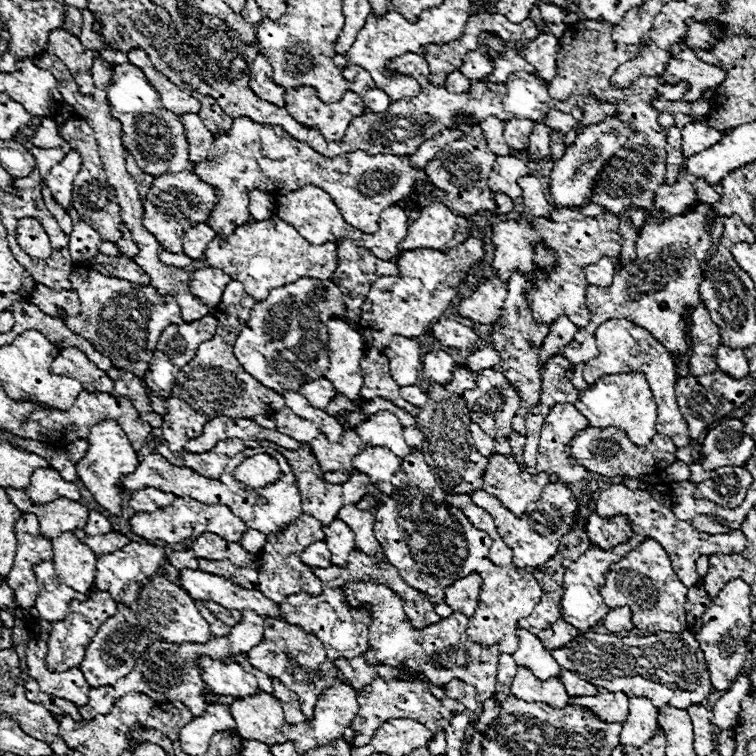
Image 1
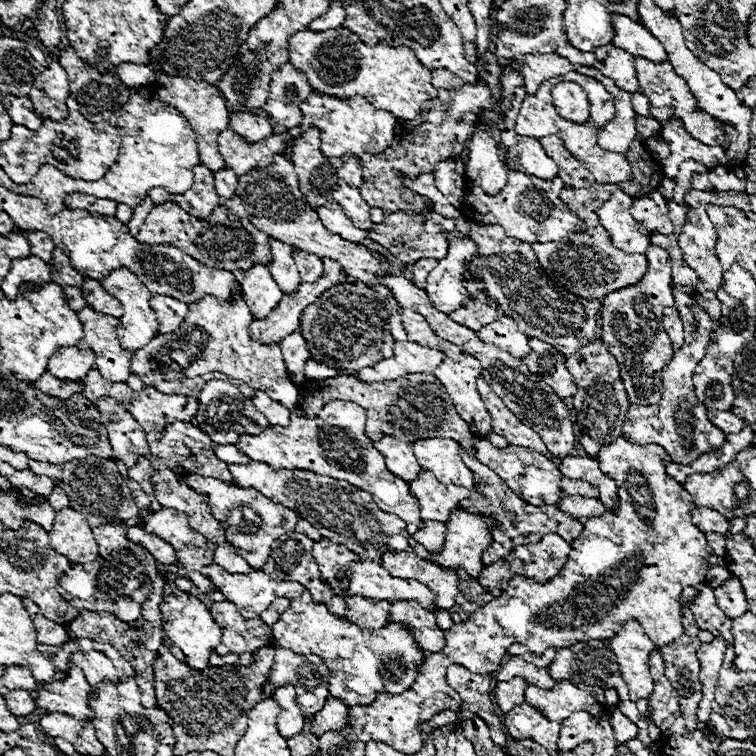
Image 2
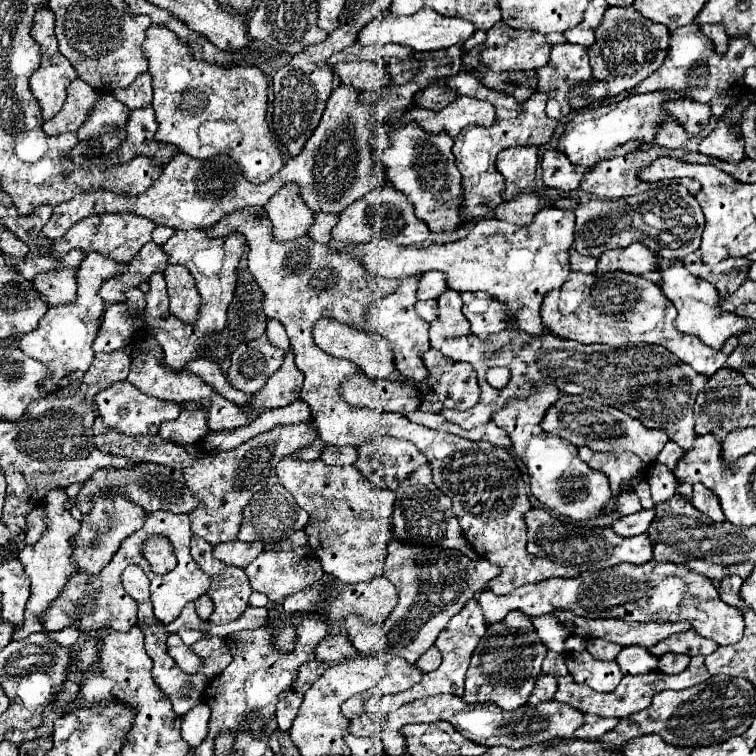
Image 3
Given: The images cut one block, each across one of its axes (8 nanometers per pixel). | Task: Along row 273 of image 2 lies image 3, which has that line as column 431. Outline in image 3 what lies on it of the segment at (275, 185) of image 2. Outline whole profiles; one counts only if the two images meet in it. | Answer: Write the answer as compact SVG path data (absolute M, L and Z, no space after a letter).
M436 348L424 352L428 370L428 388L438 396L444 408L470 410L480 398L476 370L468 362L454 362Z

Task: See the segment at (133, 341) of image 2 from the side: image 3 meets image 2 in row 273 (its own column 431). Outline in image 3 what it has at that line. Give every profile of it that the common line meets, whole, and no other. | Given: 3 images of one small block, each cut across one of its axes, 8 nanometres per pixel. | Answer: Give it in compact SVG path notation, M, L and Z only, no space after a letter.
M460 96L446 108L432 112L432 110L420 110L412 108L412 112L406 114L408 120L398 120L398 124L406 124L410 120L416 120L418 126L422 126L426 132L442 132L446 130L452 138L460 134L466 126L484 126L492 128L496 124L496 112L490 102L482 102L476 98Z

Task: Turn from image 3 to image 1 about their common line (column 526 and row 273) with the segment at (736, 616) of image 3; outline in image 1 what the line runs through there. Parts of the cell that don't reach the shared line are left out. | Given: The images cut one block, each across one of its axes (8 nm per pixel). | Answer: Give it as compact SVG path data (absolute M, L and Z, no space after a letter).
M600 258L596 264L584 266L584 274L592 286L608 286L614 280L616 264L610 258Z

